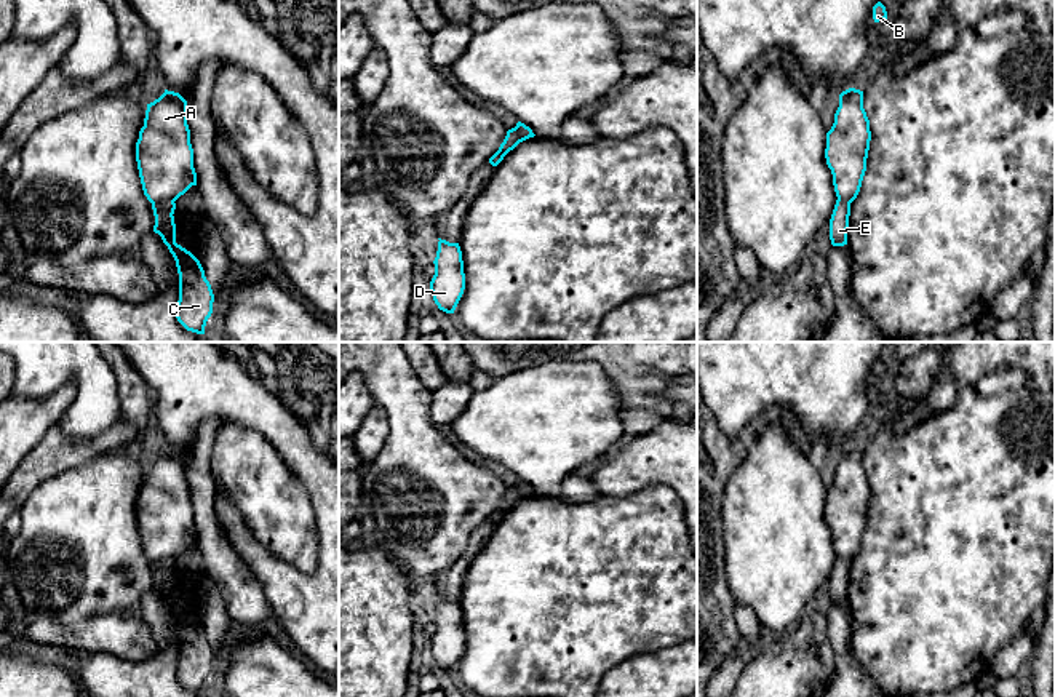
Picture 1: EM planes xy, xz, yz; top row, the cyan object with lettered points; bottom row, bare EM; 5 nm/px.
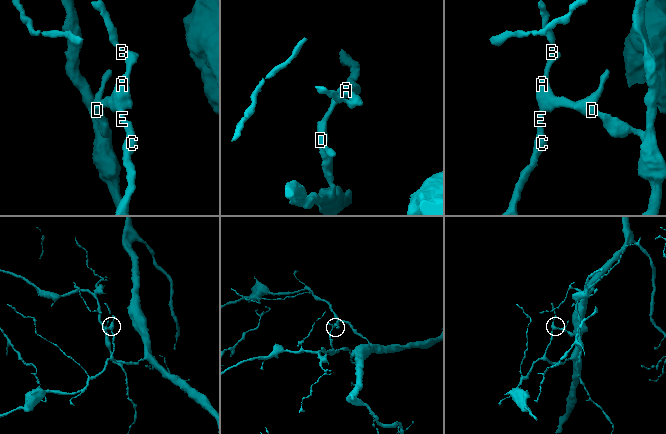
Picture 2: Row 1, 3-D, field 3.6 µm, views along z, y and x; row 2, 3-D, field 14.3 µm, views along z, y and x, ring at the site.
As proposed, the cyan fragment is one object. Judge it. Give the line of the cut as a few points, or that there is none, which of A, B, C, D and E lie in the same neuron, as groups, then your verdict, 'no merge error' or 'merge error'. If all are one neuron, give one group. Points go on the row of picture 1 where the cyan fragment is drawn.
cut xy (173, 200), (163, 200), (152, 207); groups A B D / C E; merge error

